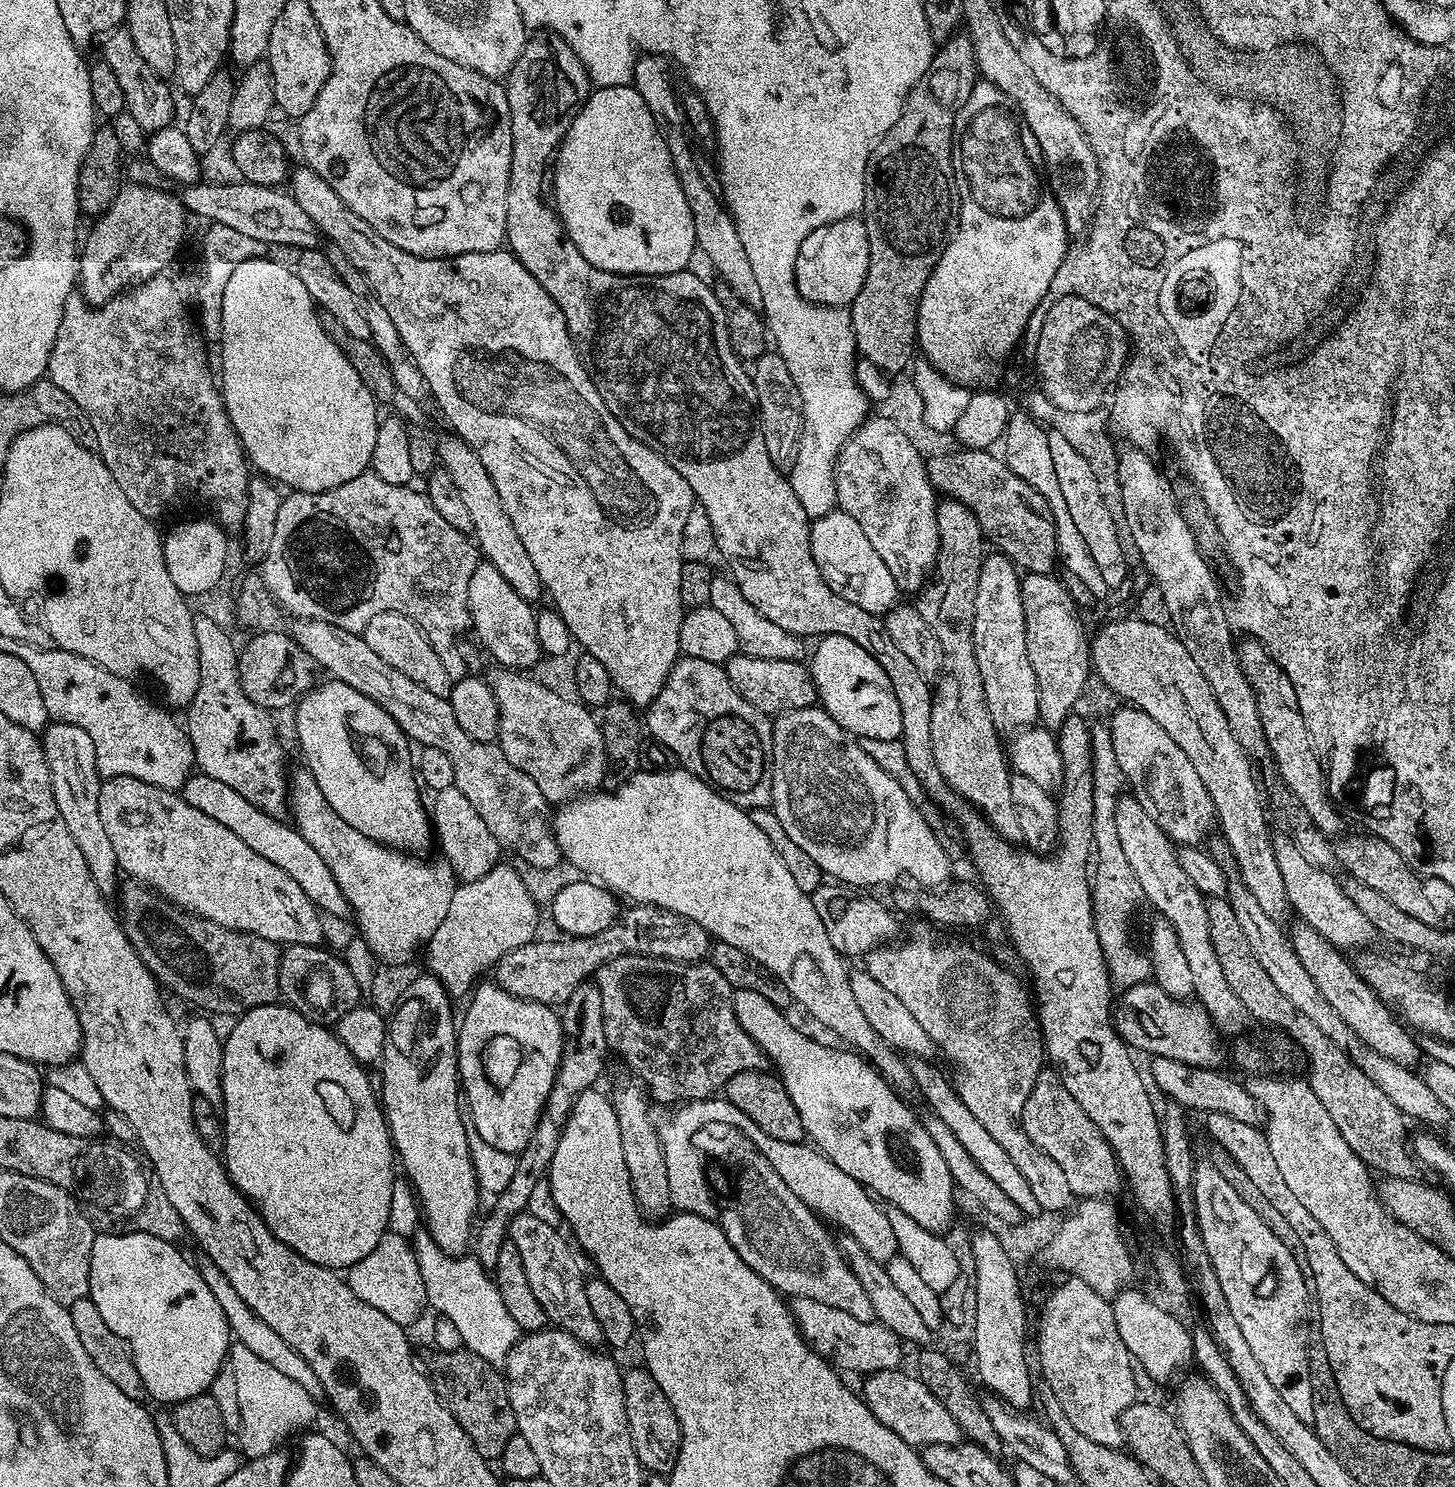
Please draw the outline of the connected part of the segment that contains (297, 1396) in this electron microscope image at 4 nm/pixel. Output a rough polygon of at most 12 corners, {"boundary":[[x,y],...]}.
{"boundary":[[233,1343],[210,1395],[247,1459],[315,1421],[314,1397]]}

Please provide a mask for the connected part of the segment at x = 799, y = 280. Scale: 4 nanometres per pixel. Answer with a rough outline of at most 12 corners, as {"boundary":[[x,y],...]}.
{"boundary":[[859,215],[810,230],[796,285],[807,300],[851,305],[870,242]]}

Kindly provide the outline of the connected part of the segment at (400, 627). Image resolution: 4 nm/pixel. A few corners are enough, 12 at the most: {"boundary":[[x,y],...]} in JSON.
{"boundary":[[374,614],[362,635],[382,662],[430,694],[453,674],[406,614]]}

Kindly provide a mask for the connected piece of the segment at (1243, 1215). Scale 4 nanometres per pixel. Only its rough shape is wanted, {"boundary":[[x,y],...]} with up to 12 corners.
{"boundary":[[1196,1160],[1196,1225],[1270,1386],[1311,1425],[1299,1257]]}

